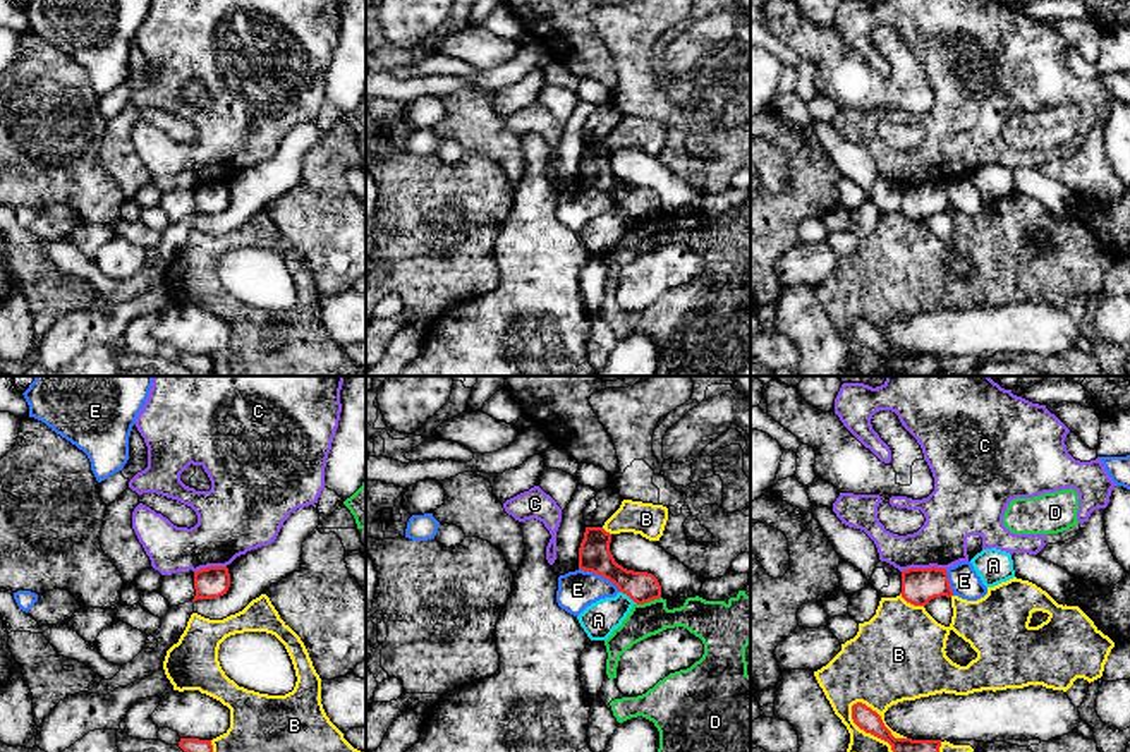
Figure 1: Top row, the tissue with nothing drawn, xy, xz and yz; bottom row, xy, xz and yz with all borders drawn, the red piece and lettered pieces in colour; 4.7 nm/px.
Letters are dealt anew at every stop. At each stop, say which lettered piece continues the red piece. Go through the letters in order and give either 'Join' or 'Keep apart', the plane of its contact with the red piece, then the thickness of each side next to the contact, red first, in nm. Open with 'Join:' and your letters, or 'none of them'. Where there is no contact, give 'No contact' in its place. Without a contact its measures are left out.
Join: none of them
A: Keep apart. Touches red in xz. Thickness 150 nm (red) against 160 nm
B: Keep apart. Touches red in yz. Thickness 190 nm (red) against 260 nm
C: Keep apart. Touches red in yz. Thickness 170 nm (red) against 240 nm
D: Keep apart. Touches red in xz. Thickness 150 nm (red) against 160 nm
E: Keep apart. Touches red in xz. Thickness 150 nm (red) against 180 nm

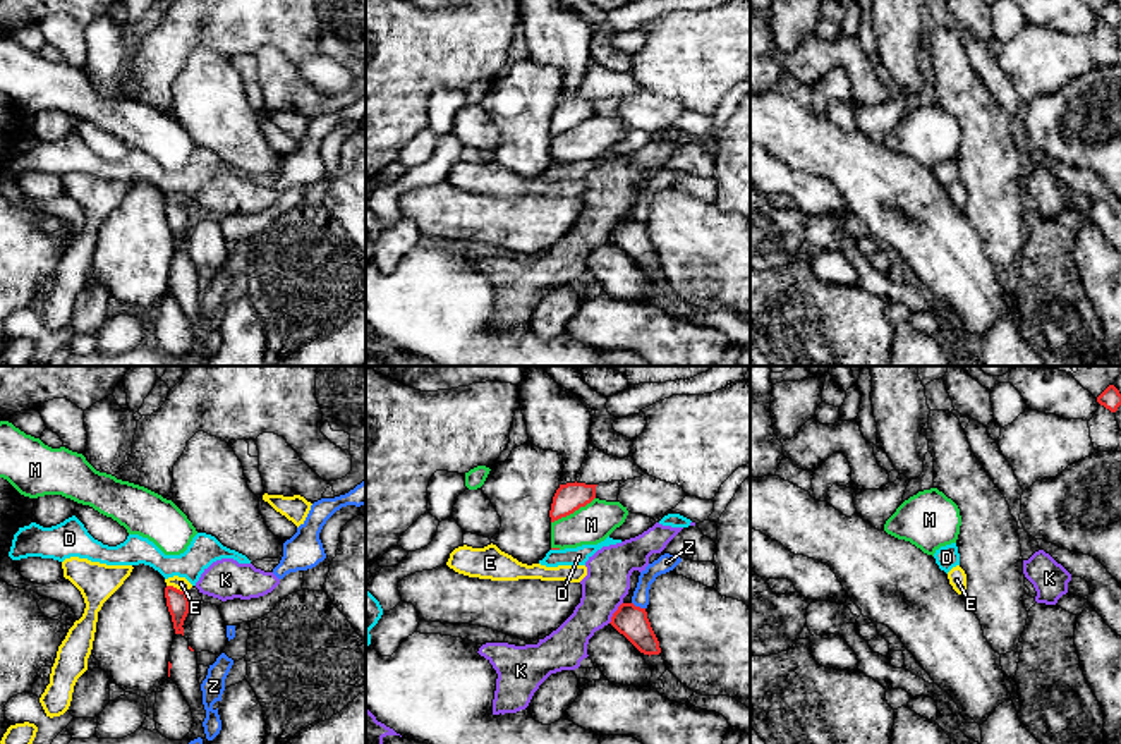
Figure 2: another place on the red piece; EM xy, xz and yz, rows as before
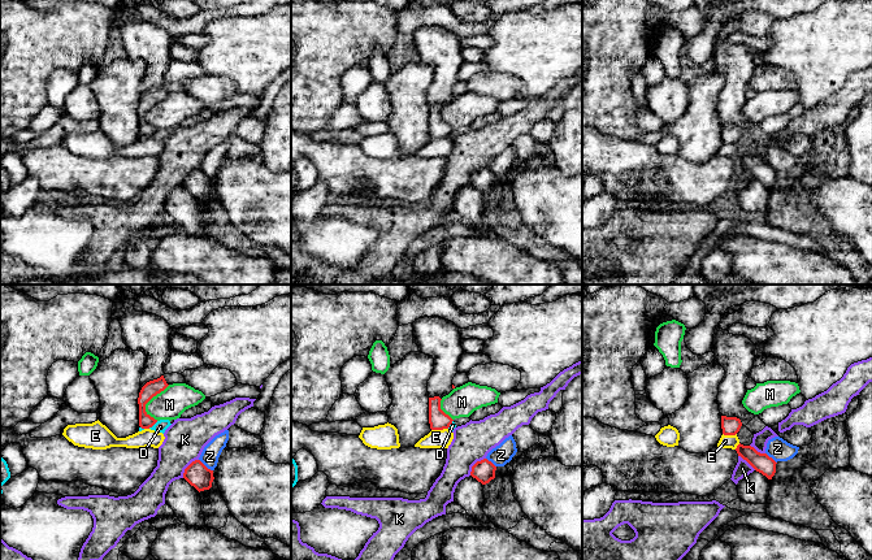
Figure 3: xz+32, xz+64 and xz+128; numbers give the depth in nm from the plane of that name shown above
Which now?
Join: none of them
D: Keep apart. Touches red in xz. Thickness 20 nm (red) against 90 nm
E: Keep apart. Touches red in xy. Thickness 110 nm (red) against 60 nm
K: Keep apart. Touches red in xz. Thickness 150 nm (red) against 200 nm
M: Keep apart. Touches red in xz. Thickness 140 nm (red) against 190 nm
Z: Keep apart. Touches red in xz. Thickness 150 nm (red) against 90 nm

